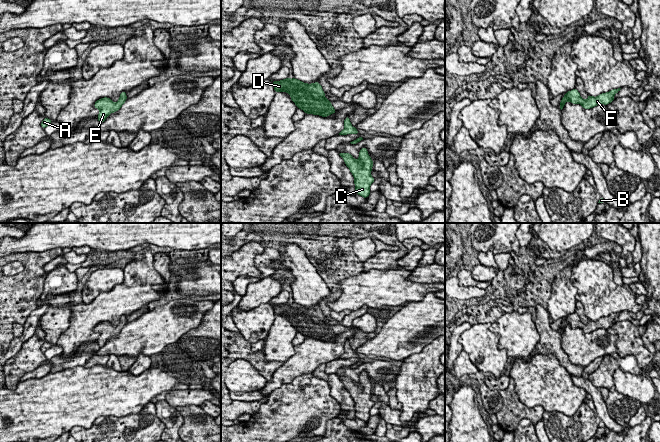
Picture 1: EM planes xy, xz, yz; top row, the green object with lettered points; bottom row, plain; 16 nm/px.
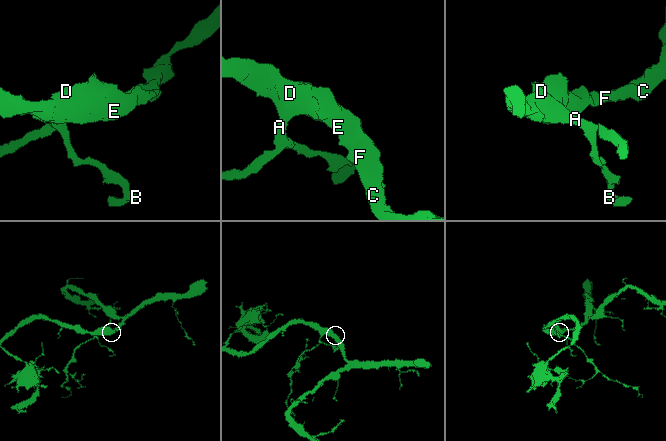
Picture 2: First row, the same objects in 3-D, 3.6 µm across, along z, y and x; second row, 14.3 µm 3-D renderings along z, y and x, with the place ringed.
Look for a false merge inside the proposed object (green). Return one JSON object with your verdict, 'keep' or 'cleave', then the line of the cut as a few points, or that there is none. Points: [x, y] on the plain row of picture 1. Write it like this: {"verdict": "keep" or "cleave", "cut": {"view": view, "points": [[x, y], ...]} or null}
{"verdict": "keep", "cut": null}

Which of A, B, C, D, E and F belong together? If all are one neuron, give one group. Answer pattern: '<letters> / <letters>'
A B C D E F

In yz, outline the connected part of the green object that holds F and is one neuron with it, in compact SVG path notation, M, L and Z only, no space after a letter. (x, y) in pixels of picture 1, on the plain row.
M575 312L564 318L565 320L560 325L560 333L562 334L564 332L564 328L567 325L570 325L572 328L579 327L584 333L590 333L600 328L608 329L609 327L614 325L614 319L618 317L620 313L621 312L613 313L607 317L602 317L597 321L588 319L588 322L584 324L581 322L578 314Z

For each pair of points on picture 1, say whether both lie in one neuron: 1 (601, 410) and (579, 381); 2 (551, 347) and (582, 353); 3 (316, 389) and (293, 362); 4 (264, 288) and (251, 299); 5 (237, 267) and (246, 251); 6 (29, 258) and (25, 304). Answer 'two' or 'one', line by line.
1: one
2: two
3: two
4: one
5: one
6: one

